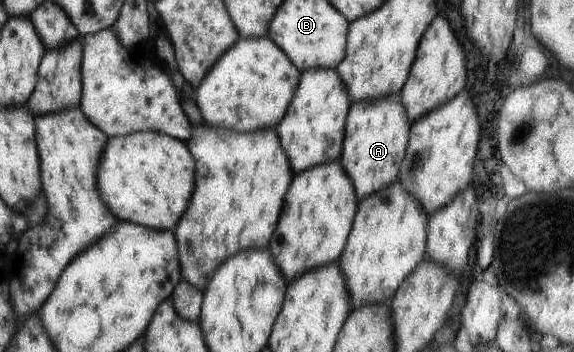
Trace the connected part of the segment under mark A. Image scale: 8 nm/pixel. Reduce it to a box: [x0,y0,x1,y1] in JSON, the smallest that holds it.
[339,93,410,202]

